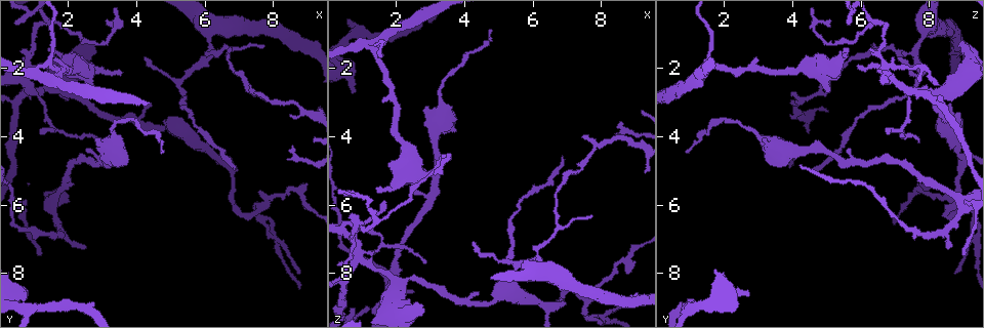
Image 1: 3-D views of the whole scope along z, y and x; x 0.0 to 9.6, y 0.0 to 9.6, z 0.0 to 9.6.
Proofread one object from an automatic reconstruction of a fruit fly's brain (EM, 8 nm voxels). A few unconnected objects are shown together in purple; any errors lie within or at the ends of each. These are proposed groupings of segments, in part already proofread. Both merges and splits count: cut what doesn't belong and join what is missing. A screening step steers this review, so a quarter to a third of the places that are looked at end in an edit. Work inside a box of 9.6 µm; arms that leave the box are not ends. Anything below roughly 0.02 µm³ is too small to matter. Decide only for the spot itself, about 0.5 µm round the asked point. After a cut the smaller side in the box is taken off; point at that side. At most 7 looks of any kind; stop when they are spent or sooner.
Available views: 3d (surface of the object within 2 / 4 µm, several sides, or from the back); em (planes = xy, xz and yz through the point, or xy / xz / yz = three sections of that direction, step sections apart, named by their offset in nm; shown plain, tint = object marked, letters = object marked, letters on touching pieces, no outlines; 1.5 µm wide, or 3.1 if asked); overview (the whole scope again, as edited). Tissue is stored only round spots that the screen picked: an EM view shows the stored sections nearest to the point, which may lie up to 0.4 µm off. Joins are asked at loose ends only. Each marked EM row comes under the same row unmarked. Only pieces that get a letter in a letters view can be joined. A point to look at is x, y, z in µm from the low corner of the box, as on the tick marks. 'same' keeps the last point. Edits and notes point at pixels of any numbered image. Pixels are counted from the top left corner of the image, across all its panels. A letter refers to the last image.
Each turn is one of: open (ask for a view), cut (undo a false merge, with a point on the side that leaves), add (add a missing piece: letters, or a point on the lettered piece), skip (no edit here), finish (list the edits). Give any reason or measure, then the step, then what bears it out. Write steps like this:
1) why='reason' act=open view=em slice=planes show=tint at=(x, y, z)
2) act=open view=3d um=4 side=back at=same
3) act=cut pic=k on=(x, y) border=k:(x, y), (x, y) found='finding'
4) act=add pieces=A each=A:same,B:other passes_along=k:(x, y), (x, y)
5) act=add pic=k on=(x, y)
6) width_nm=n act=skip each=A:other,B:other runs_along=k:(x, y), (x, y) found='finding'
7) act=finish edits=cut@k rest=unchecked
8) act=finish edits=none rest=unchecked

act=open view=em slice=xz step=8 show=tint at=(6.15, 1.55, 7.35)

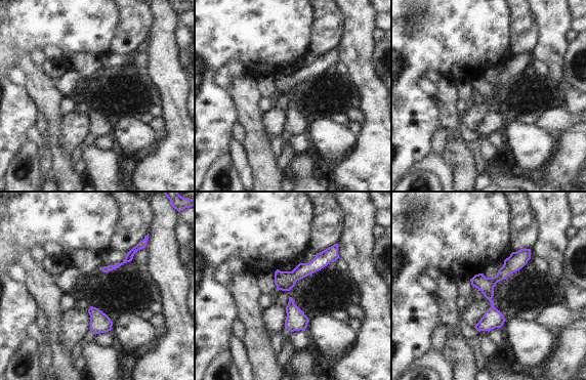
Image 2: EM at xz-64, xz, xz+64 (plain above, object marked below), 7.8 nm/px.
act=open view=em slice=planes show=tint at=same

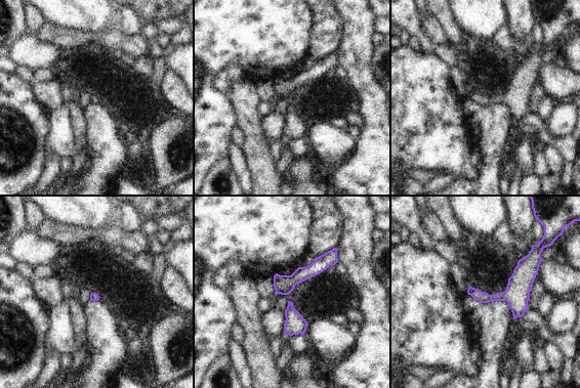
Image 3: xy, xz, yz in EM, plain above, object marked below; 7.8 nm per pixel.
why='see the neighbours' act=open view=em slice=planes show=letters at=same

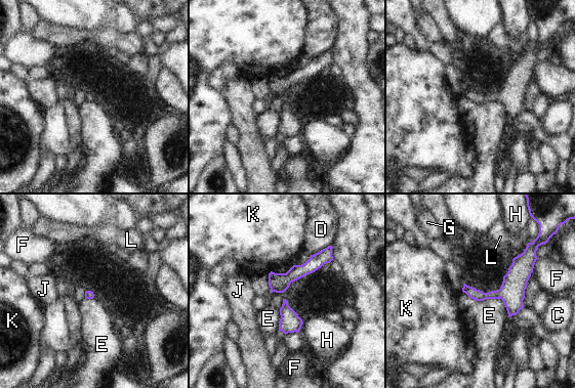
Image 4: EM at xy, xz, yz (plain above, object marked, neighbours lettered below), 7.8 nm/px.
act=skip each=C:other,D:other,E:other,F:other,G:other,H:other,J:other,K:other,L:other runs_along=4:(531, 253), (500, 293), (465, 290) found='continuous, no second neuron'

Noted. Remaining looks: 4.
why='free end' act=open view=em slice=planes show=tint at=(4.30, 1.70, 7.10)

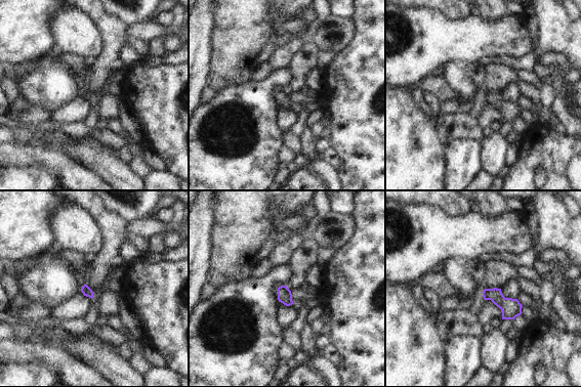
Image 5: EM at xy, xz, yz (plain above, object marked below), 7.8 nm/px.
why='what lies round it' act=open view=em slice=planes show=letters at=same

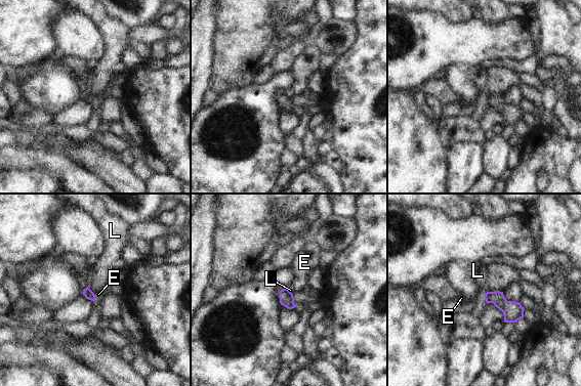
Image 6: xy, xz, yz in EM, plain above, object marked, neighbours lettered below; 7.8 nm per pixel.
act=skip each=E:other,L:other border=6:(90, 290), (94, 295) found='no lettered piece goes on from it'

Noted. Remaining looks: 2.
why='free end' act=open view=3d um=4 at=(3.55, 2.05, 4.60)

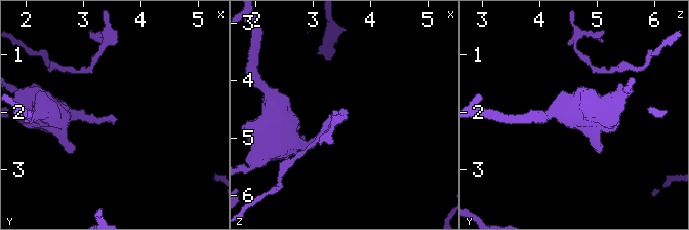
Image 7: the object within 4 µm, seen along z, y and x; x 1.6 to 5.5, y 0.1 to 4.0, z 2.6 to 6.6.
why='now the EM' act=open view=em slice=planes show=letters at=same

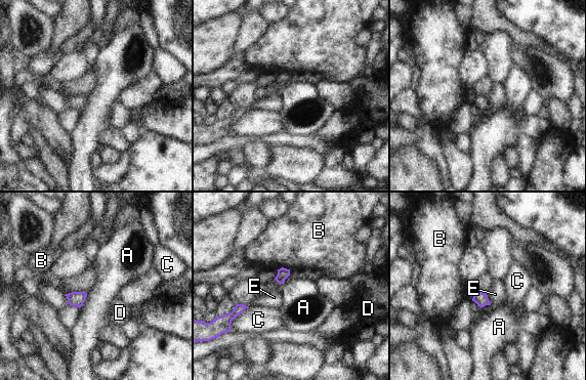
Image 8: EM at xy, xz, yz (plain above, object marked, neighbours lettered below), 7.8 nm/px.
act=skip each=A:other,B:other,C:other,D:other,E:other found='none of them fits'

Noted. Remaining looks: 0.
act=finish edits=none rest=unchecked

